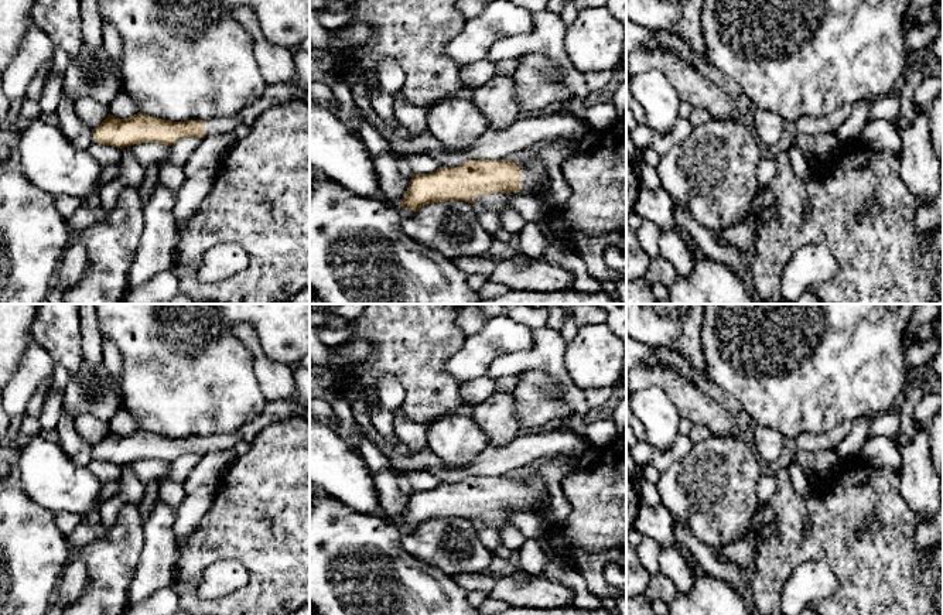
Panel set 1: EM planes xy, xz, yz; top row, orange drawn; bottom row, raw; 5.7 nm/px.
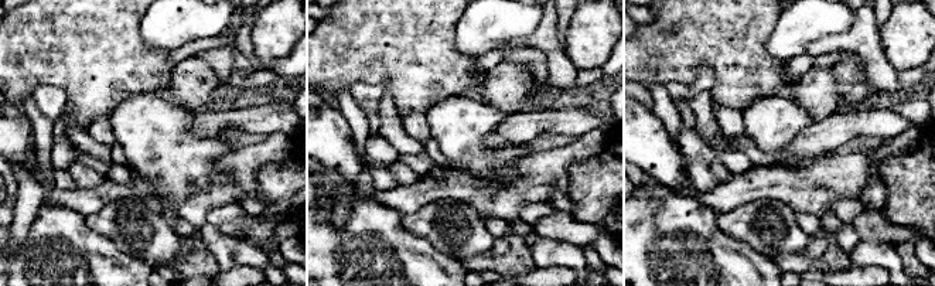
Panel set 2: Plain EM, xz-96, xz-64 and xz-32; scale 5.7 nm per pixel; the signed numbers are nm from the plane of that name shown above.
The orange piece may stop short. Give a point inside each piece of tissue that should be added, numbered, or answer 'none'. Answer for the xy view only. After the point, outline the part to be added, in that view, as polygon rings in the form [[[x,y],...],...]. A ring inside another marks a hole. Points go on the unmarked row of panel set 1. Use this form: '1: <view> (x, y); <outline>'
1: xy (280, 410); [[[295,365],[294,377],[297,394],[291,400],[267,402],[260,417],[236,431],[205,435],[204,454],[232,450],[240,441],[252,443],[269,424],[301,417],[301,411],[310,407],[310,369]]]

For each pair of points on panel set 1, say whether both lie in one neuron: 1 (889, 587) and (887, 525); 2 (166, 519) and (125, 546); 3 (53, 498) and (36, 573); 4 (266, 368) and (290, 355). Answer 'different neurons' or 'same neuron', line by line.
1: same neuron
2: different neurons
3: different neurons
4: different neurons

